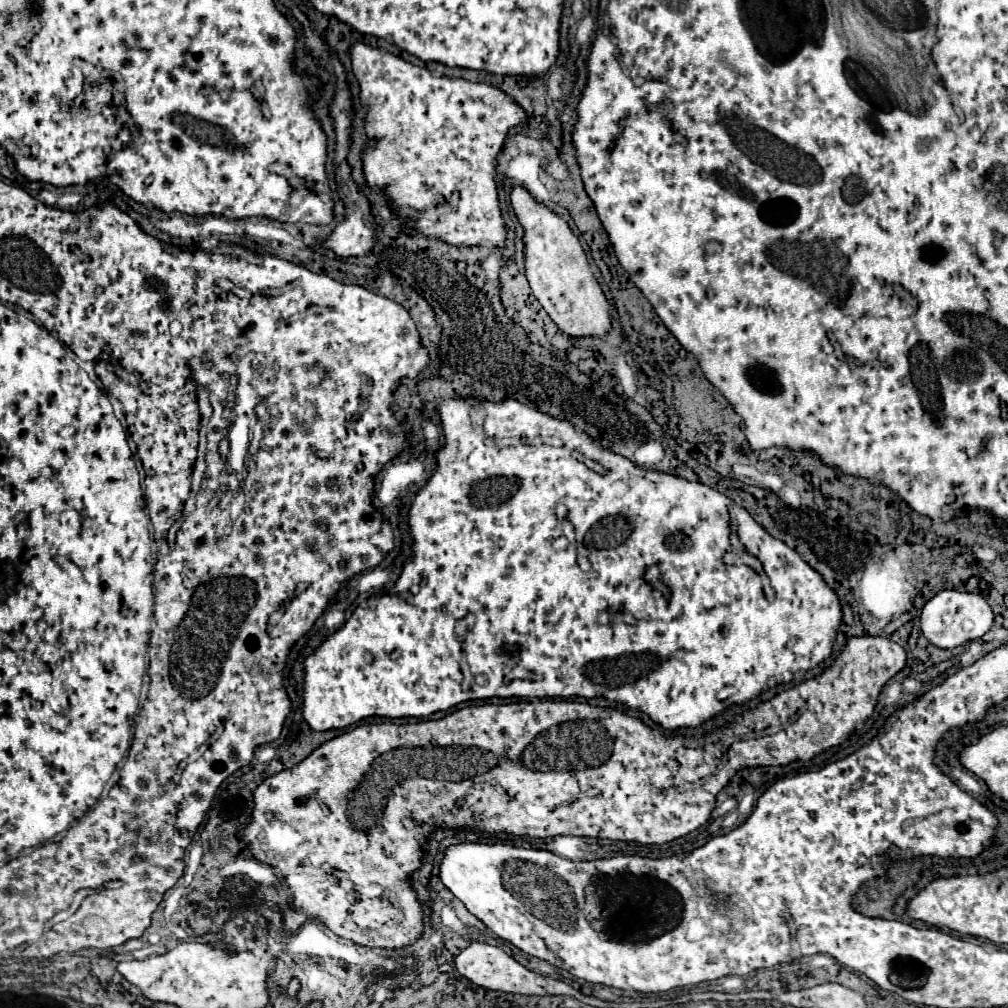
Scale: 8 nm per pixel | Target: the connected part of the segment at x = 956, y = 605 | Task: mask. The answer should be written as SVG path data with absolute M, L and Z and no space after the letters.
M948 589L930 598L922 608L922 616L920 616L920 628L924 636L938 648L954 648L962 642L982 638L990 630L992 622L994 622L994 612L982 596Z

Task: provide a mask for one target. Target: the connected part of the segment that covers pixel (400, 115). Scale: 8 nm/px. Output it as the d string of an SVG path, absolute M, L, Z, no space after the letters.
M366 44L352 48L352 68L360 80L360 98L370 106L366 118L366 149L374 150L368 150L364 156L368 186L384 190L392 200L392 208L400 216L414 220L426 236L456 246L502 246L506 228L494 184L494 160L504 146L508 130L526 120L524 110L508 94L490 84L474 84L446 76L436 78L424 66L414 66L386 50Z

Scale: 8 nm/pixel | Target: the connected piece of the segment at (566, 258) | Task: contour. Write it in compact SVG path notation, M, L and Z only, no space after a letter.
M512 186L510 200L516 218L524 228L524 266L536 300L554 324L568 336L582 338L608 334L612 328L610 302L594 278L586 252L580 246L578 236L572 234L568 222L554 210L536 202L534 196L522 186Z

